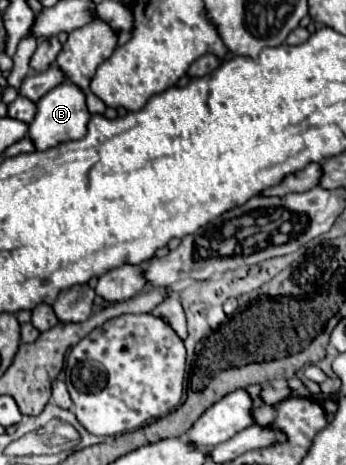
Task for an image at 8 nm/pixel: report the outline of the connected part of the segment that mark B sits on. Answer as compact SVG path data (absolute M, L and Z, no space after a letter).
M65 81L57 87L53 87L49 93L45 93L39 101L37 101L37 115L35 119L29 123L29 139L35 145L35 151L45 151L49 147L55 147L63 141L73 141L73 139L81 139L87 133L87 123L91 119L91 113L87 111L85 105L85 95L79 87L75 87L73 83Z

